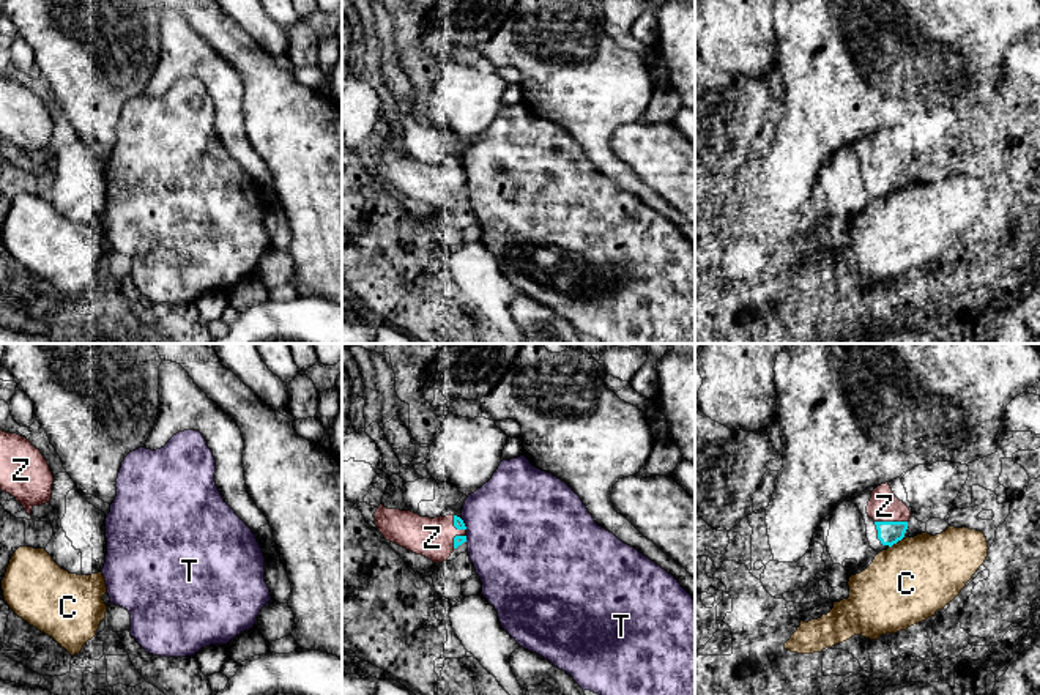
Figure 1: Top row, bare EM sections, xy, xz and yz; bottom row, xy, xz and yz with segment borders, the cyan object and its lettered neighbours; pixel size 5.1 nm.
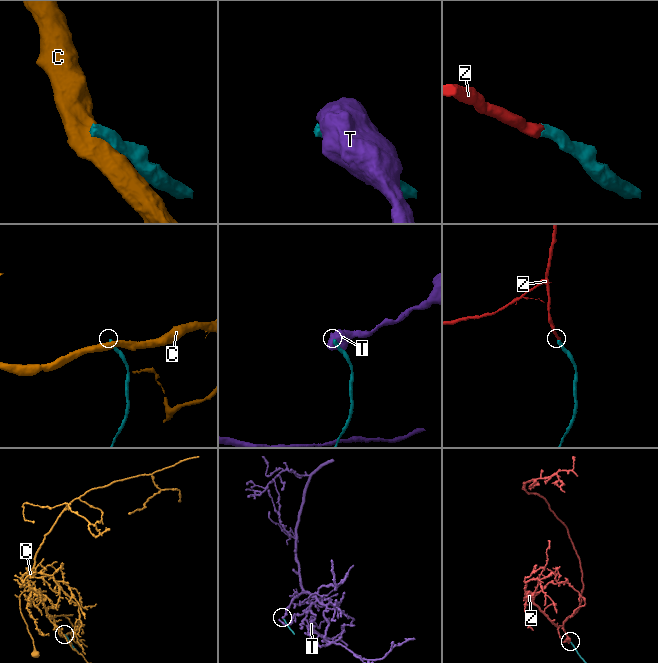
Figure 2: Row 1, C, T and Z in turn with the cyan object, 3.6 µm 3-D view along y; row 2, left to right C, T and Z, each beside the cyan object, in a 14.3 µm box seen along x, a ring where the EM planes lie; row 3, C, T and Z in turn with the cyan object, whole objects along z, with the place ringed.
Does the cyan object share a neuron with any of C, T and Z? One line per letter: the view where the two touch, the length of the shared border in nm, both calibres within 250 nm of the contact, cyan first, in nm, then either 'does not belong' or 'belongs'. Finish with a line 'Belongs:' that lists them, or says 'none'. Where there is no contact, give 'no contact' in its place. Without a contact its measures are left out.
C: contact in yz; length 90 nm; calibres 120 and 400 nm; does not belong
T: contact in xz; length 70 nm; calibres 50 and 480 nm; does not belong
Z: contact in yz; length 170 nm; calibres 120 and 160 nm; belongs
Belongs: Z

